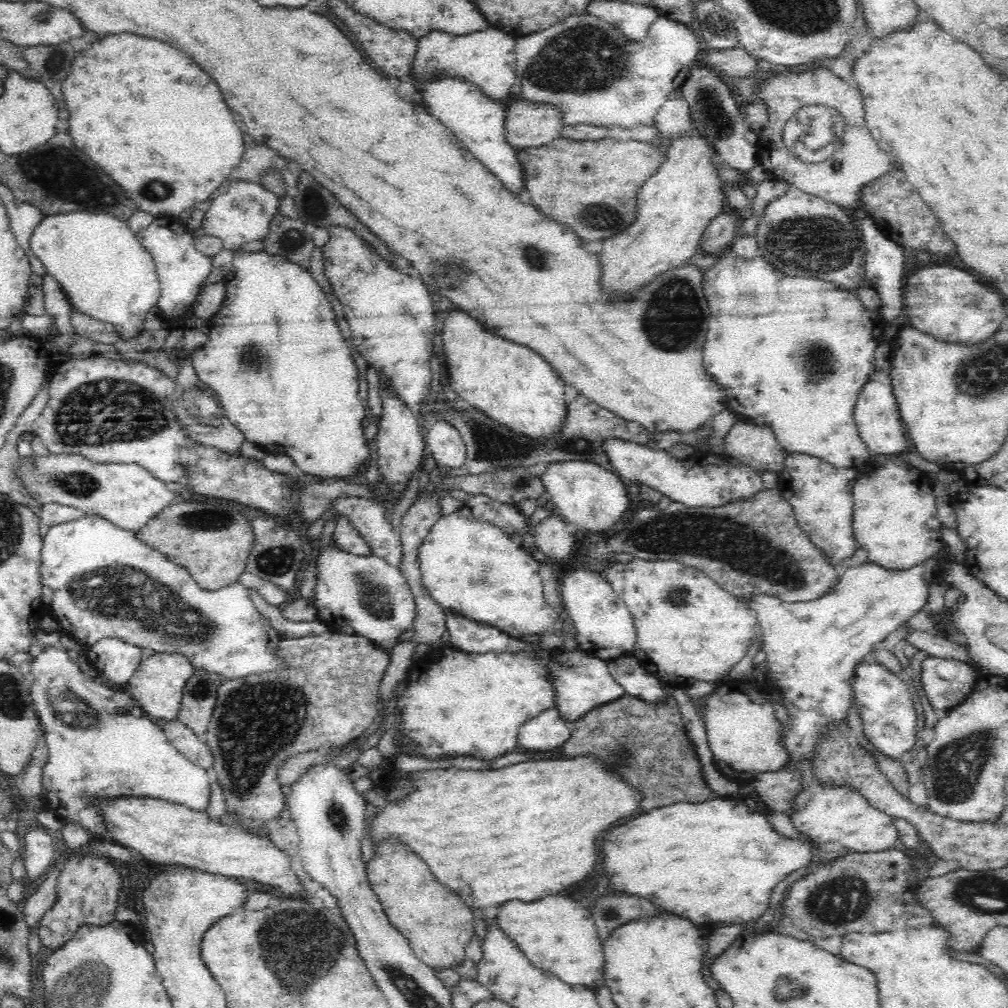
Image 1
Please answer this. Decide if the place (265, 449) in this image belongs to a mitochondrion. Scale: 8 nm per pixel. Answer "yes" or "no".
no

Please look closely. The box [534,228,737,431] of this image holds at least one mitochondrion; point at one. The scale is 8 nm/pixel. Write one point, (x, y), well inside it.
(673, 318)

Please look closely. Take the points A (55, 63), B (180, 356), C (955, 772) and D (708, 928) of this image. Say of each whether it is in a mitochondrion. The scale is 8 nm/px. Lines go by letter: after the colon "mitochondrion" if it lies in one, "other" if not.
A: mitochondrion
B: other
C: mitochondrion
D: other

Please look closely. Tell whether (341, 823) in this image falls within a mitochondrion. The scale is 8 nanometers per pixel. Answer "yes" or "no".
yes

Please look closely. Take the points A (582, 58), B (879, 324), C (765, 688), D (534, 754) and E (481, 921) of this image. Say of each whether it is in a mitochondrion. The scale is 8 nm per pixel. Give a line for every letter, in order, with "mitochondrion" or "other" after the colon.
A: mitochondrion
B: other
C: other
D: other
E: other

